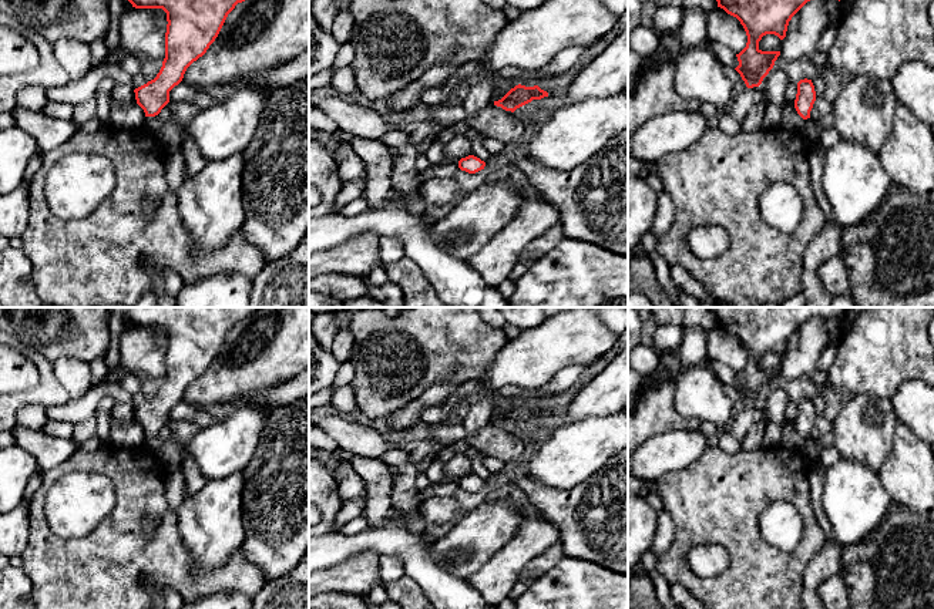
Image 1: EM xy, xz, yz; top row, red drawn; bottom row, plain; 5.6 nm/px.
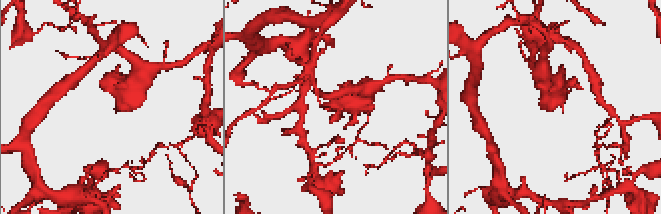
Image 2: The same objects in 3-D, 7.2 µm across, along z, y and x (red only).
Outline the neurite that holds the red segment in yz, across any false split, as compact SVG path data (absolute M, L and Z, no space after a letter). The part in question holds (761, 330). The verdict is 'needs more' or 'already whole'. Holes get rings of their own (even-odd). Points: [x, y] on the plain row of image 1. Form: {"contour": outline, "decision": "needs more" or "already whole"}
{"contour": "M708 307L718 320L718 326L736 336L743 344L747 361L736 373L739 384L735 387L747 407L759 406L773 387L780 370L762 370L759 360L766 353L775 353L780 359L786 356L792 336L810 319L834 316L841 319L846 307Z", "decision": "already whole"}

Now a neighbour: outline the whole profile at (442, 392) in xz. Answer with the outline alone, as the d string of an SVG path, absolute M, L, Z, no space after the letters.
M450 380L434 383L410 404L387 415L384 431L400 435L403 431L411 430L414 425L421 423L421 411L427 406L441 406L444 403L450 403L458 386L458 383Z

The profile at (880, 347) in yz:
M846 307L840 319L839 350L827 370L829 380L822 391L833 388L843 398L863 393L891 400L908 380L923 380L934 388L934 344L928 332L933 314L928 307Z

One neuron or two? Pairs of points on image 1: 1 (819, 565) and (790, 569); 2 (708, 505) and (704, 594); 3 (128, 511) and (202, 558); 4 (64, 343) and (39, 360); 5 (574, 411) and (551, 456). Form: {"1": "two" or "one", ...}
{"1": "two", "2": "one", "3": "two", "4": "two", "5": "two"}

